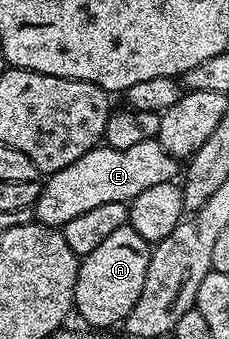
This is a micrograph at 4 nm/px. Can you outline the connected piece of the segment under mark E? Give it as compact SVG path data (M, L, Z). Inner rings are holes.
M155 139L126 149L98 147L87 151L87 155L71 163L71 167L63 167L63 171L55 171L44 178L35 202L35 217L40 224L60 227L75 219L75 215L83 215L83 211L91 211L102 203L131 202L135 195L147 191L147 187L172 181L178 173L178 158L163 151Z

